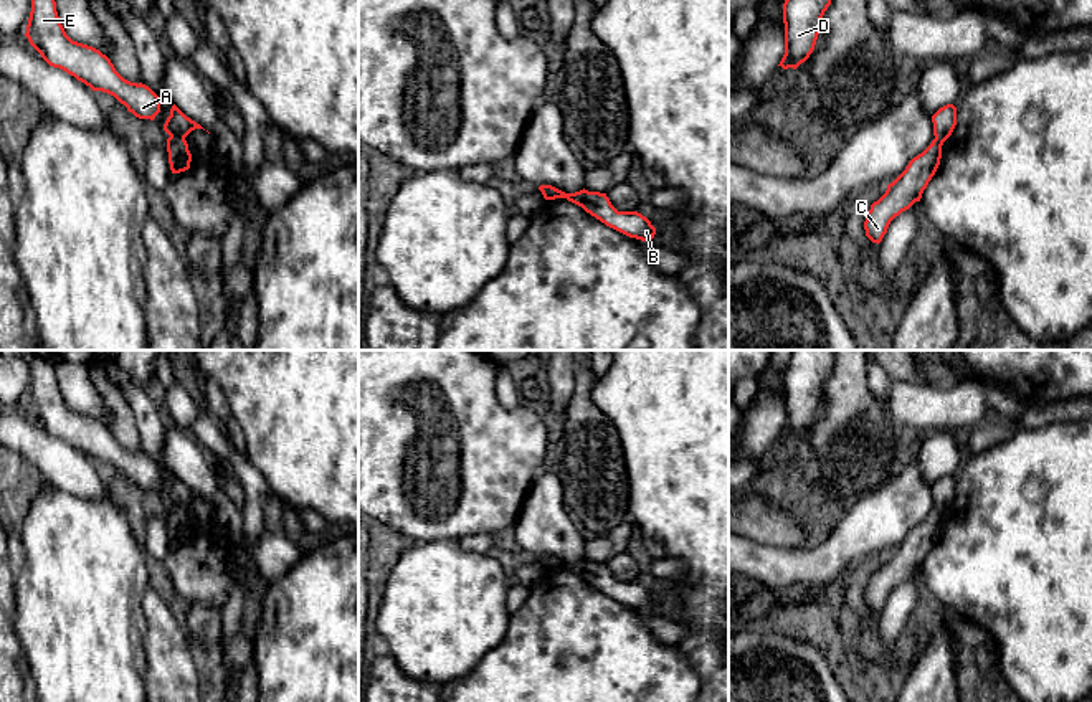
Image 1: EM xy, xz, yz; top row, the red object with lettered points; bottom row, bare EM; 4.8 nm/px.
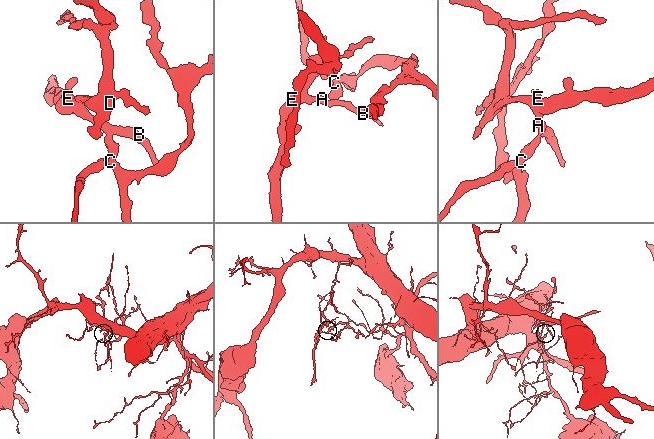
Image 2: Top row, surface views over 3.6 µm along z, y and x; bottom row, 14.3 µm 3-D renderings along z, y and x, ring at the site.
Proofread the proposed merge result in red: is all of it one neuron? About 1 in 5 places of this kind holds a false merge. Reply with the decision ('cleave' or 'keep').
cleave

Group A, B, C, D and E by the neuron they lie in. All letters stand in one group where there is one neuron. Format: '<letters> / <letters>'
A B D E / C

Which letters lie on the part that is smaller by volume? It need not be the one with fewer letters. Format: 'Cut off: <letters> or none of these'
Cut off: A, B, D, E

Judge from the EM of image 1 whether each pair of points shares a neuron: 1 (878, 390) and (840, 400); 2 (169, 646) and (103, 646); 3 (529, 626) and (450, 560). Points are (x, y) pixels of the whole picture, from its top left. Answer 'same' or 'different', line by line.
1: different
2: different
3: different

